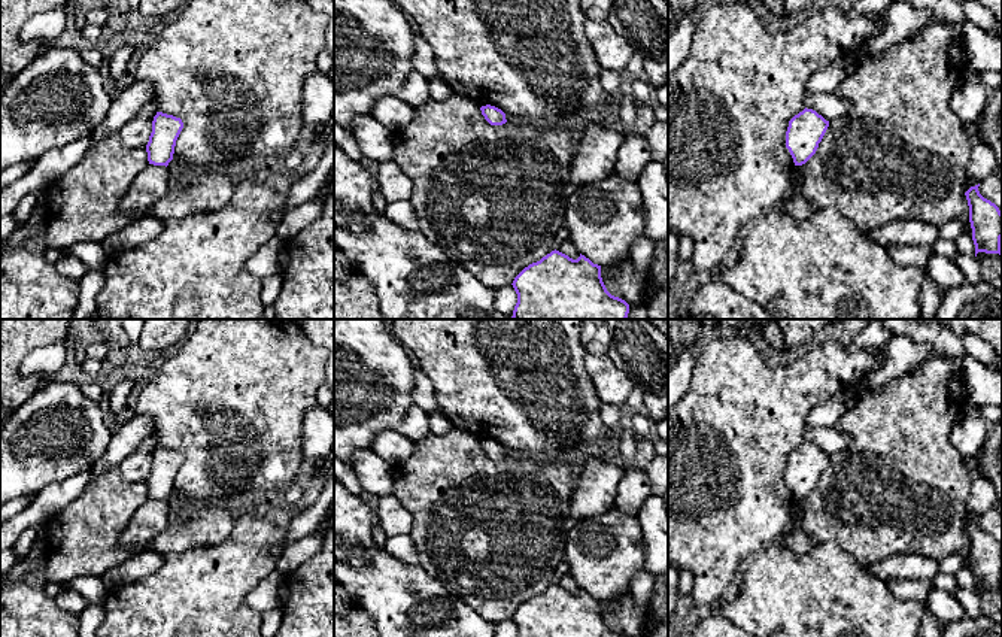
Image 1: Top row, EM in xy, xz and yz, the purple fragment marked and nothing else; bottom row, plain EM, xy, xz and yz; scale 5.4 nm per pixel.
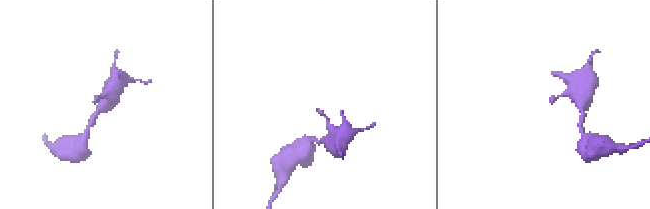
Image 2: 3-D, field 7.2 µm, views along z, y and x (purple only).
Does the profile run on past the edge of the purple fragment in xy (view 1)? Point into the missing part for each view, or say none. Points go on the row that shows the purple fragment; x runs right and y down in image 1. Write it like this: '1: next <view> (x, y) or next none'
1: next none

